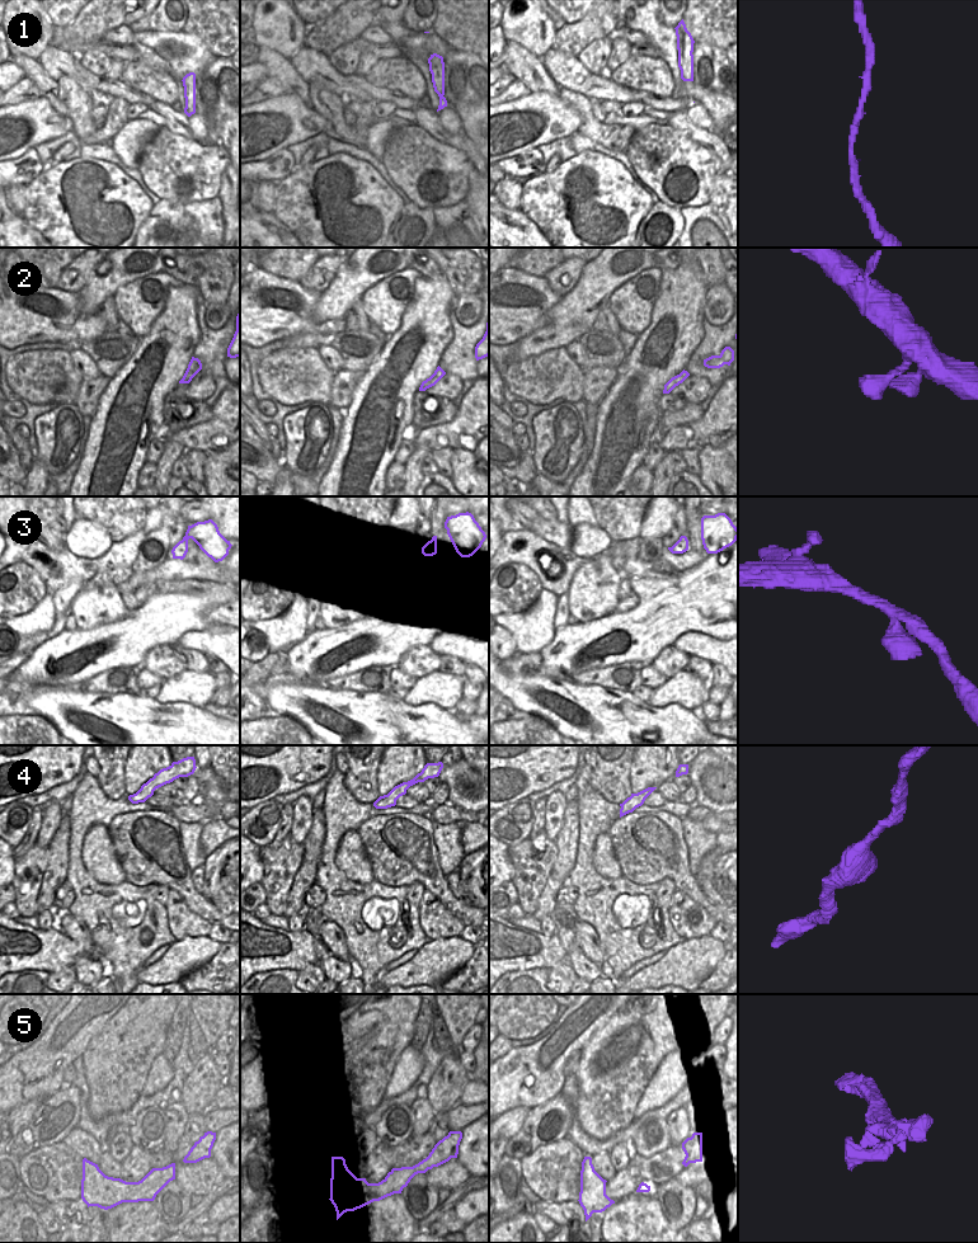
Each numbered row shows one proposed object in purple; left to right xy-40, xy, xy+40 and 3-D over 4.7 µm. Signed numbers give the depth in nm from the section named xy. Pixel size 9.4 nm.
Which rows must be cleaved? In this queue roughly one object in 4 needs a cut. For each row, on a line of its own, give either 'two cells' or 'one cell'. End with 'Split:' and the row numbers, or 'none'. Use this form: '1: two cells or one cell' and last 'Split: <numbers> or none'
1: one cell
2: one cell
3: one cell
4: one cell
5: one cell
Split: none

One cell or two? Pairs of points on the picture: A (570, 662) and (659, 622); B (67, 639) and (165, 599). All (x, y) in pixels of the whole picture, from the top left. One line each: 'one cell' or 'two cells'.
A: one cell
B: one cell

